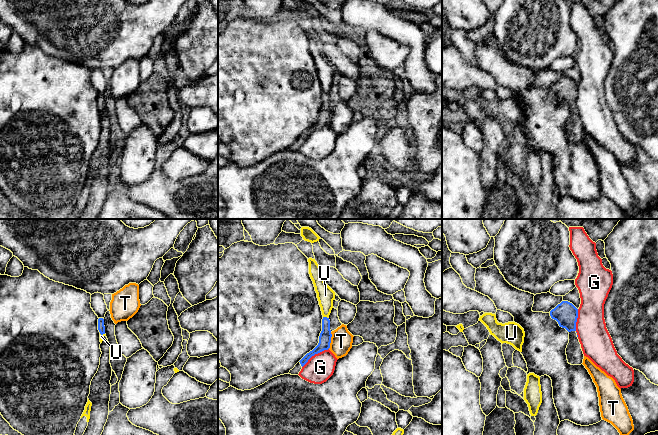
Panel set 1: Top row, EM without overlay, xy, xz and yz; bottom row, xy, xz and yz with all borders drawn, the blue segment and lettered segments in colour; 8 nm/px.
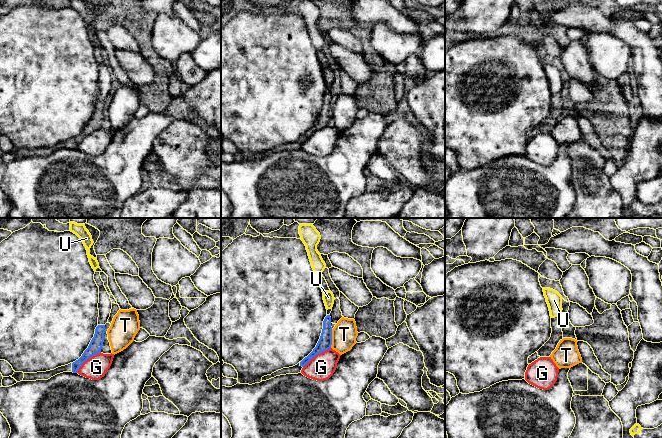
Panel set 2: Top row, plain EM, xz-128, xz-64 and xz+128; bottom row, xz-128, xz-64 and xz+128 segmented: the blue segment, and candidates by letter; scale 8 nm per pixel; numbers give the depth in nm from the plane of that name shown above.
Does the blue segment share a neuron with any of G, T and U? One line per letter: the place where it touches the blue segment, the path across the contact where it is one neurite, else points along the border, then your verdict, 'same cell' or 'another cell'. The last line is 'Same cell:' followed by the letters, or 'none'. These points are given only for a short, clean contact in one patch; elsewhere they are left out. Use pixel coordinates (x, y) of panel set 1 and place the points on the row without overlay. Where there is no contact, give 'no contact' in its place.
G: xz (314, 130) | along xz (328, 124), (315, 129), (302, 143) | another cell
T: xz (330, 116) | along xz (331, 108), (331, 118), (328, 124) | another cell
U: xz (325, 93) | along xz (323, 92), (327, 94) | another cell
Same cell: none

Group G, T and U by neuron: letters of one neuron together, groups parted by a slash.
G / T / U

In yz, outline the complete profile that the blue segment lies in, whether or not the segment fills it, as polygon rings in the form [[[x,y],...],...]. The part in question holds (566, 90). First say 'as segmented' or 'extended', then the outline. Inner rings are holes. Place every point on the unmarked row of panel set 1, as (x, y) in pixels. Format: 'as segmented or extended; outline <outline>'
extended; outline [[[562,77],[550,87],[552,95],[556,96],[560,103],[569,108],[569,119],[566,124],[568,139],[571,141],[581,141],[584,130],[576,108],[576,98],[578,85],[568,77]]]

